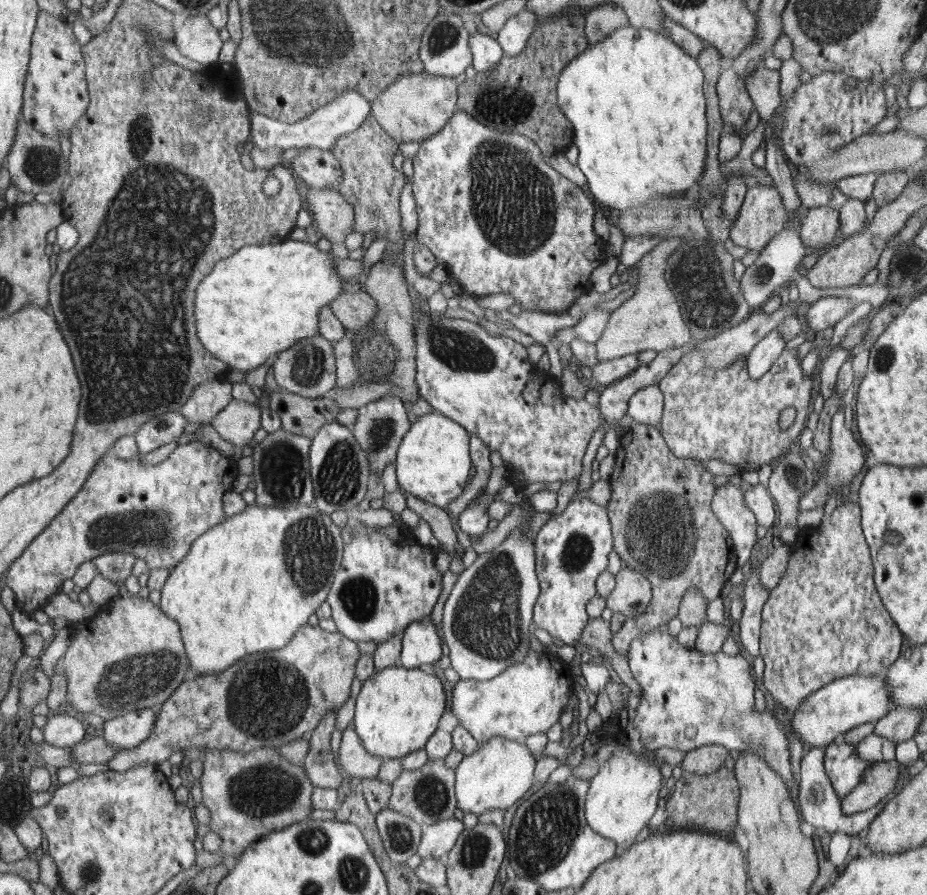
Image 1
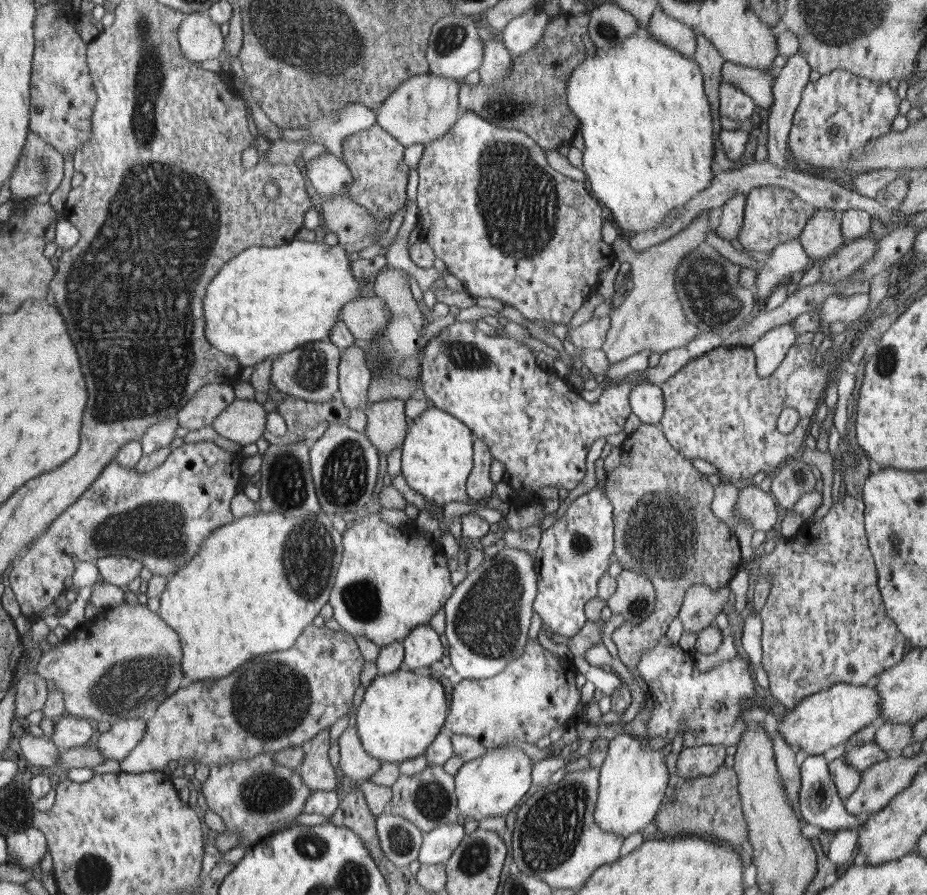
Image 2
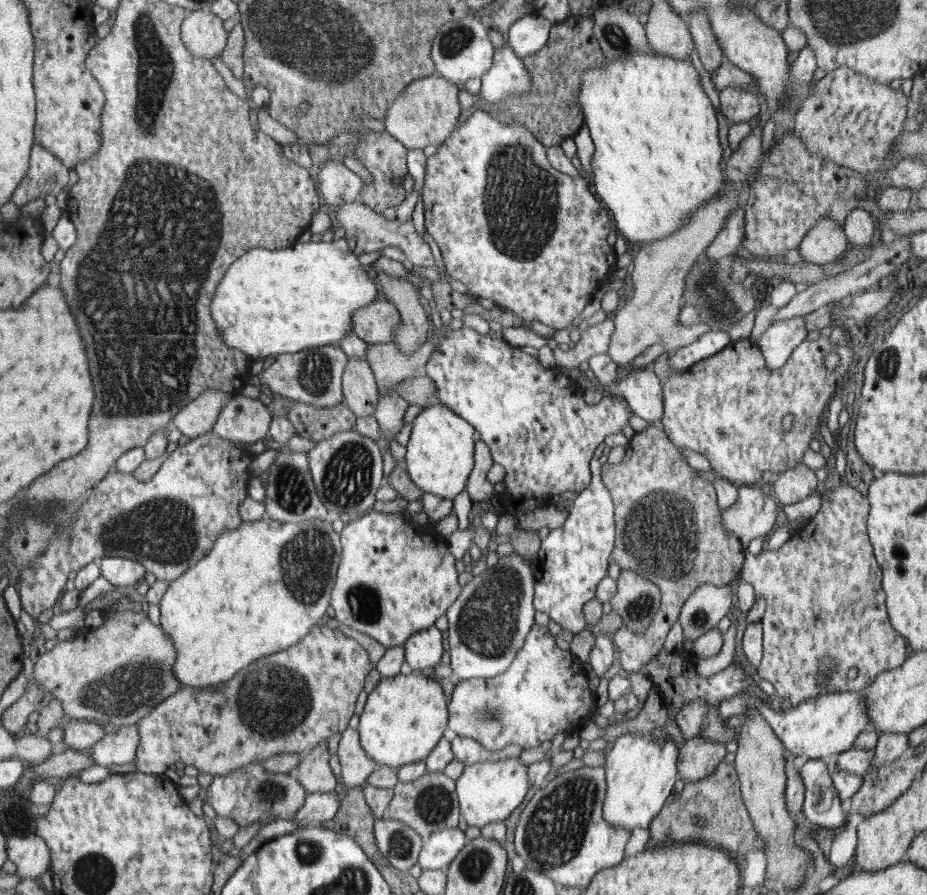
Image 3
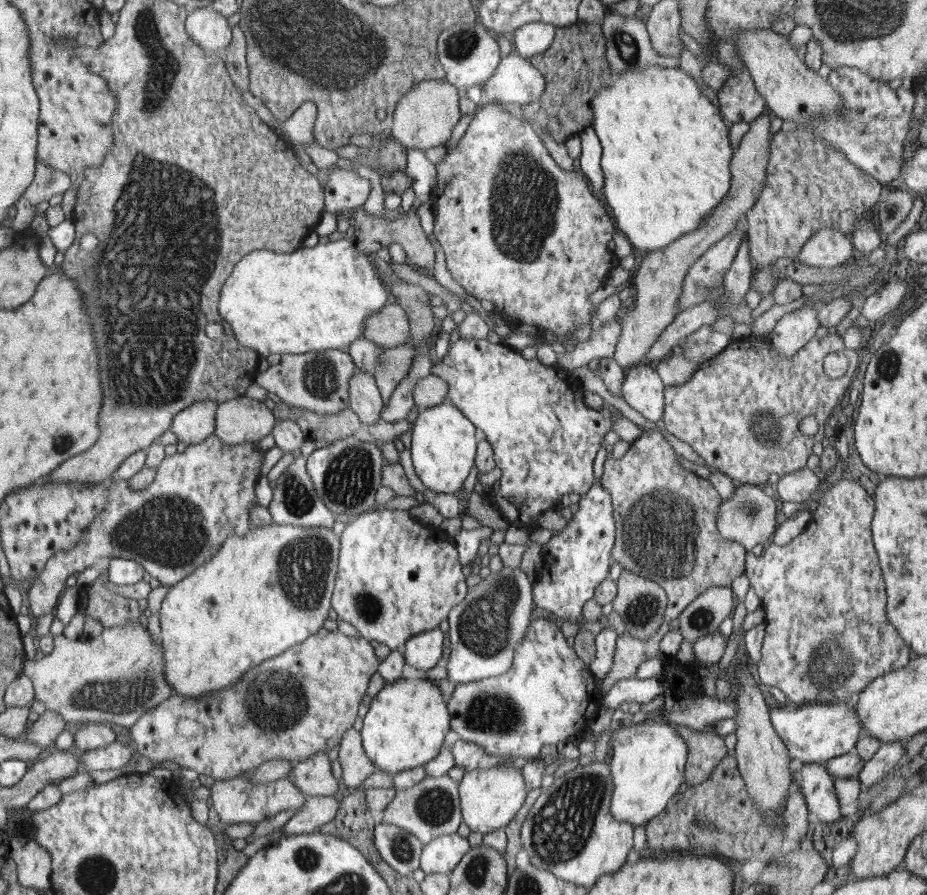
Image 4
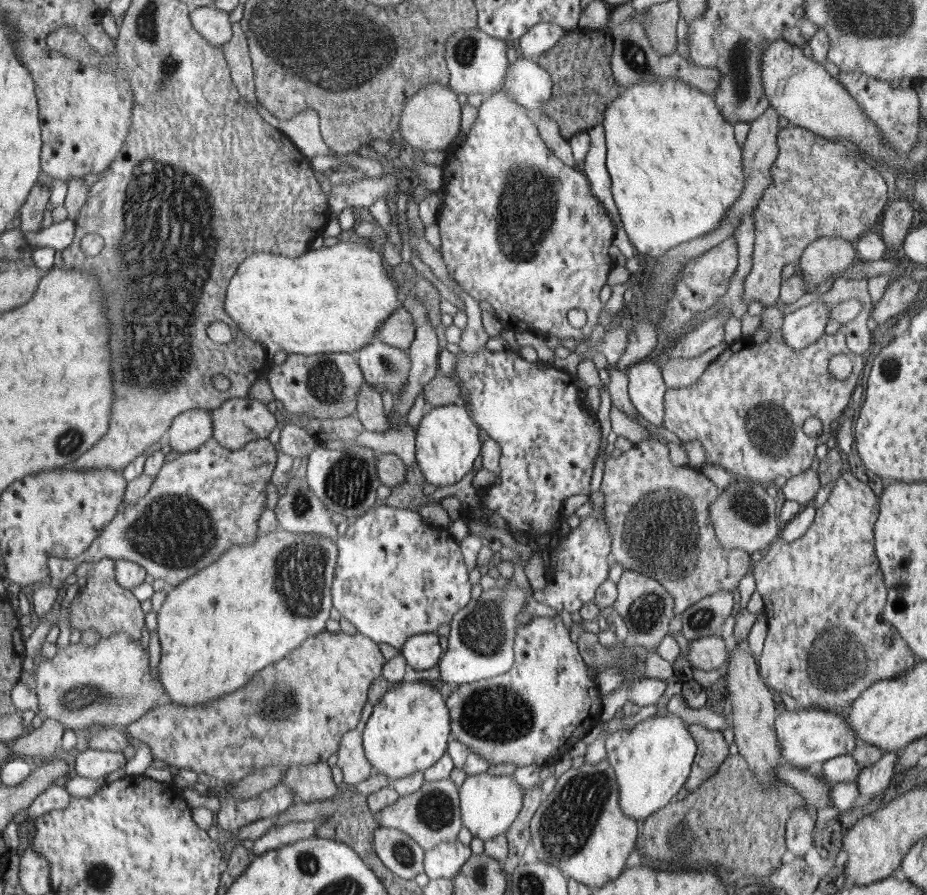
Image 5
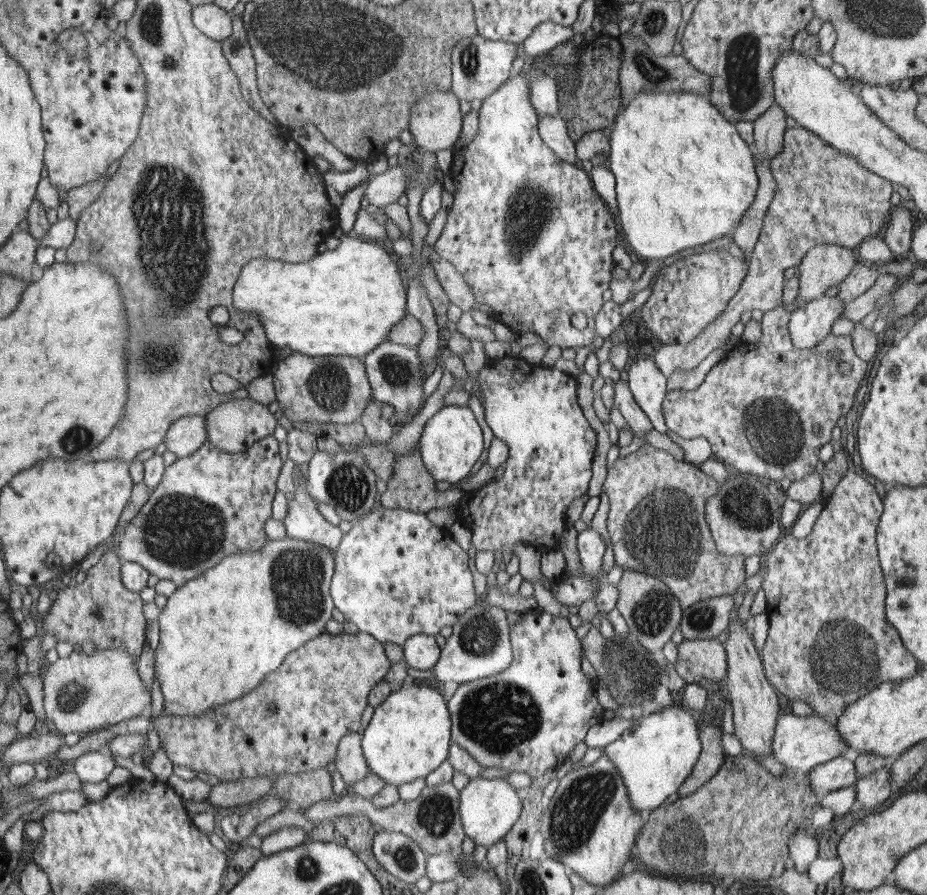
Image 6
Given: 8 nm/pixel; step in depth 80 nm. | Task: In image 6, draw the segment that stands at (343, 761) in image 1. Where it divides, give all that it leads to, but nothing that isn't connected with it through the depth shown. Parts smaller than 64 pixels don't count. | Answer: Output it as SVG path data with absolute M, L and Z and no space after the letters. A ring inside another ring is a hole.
M357 732L348 733L342 737L337 746L335 760L336 771L342 776L346 784L364 780L370 770L361 747L361 735Z

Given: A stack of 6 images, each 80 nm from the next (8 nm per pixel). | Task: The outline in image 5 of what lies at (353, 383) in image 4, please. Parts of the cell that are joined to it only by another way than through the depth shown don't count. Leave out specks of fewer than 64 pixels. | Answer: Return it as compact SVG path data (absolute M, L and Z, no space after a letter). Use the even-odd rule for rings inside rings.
M366 383L357 394L357 417L365 430L384 433L391 428L391 422L383 411L381 393Z

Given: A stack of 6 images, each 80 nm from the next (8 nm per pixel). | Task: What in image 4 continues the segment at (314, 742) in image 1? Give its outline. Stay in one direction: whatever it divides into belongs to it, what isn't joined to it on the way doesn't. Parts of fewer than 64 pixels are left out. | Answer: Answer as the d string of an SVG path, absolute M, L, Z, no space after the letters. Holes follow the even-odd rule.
M318 752L315 756L293 764L290 780L308 797L330 796L338 792L338 780L331 772L331 762L326 752Z

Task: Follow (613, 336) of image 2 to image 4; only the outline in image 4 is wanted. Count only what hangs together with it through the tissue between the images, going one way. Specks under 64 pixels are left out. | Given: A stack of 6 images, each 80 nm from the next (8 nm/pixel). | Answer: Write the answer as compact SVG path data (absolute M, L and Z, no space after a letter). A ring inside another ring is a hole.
M762 114L756 117L751 123L748 132L742 137L738 149L734 151L734 157L730 161L730 172L732 173L732 182L729 193L726 198L722 199L721 204L711 212L710 216L705 218L705 222L700 228L677 238L664 248L647 252L647 256L640 262L640 267L632 273L630 287L633 296L636 296L634 308L628 311L628 315L618 317L618 321L622 325L623 331L618 339L613 359L623 368L630 367L638 362L643 362L647 352L655 345L659 336L666 330L671 329L671 322L678 314L677 302L682 294L682 285L686 273L690 270L693 262L696 262L708 248L714 246L722 237L732 232L737 225L743 223L743 219L747 212L754 206L756 199L759 198L761 190L764 188L767 176L768 161L770 161L770 146L772 134L770 133L770 121L774 115Z

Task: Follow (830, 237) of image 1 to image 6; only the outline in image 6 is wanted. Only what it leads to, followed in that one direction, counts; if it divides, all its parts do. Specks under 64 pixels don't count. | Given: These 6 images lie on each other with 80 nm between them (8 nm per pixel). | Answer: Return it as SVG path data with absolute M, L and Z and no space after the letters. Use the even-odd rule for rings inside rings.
M817 244L804 255L797 268L800 289L798 300L783 303L782 307L792 313L799 306L823 297L828 288L839 286L858 261L856 249L837 244Z

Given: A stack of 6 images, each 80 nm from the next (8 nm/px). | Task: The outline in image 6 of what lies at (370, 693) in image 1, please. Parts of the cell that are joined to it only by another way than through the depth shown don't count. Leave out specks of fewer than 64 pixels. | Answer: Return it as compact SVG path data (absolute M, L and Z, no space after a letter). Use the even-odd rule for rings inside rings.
M414 684L391 692L386 700L373 710L369 725L361 735L361 747L370 772L382 778L386 784L398 787L410 784L417 778L428 777L449 757L452 743L451 730L451 714L443 695L438 689Z

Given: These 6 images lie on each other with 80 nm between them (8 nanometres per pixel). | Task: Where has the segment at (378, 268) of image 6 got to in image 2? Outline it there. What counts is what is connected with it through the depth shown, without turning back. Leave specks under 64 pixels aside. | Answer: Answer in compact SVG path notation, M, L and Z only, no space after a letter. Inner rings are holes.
M295 240L282 246L260 247L252 246L247 248L242 253L238 254L238 258L234 258L230 262L230 266L226 266L226 270L222 270L222 274L218 274L218 278L214 278L214 286L210 286L210 298L206 298L206 318L210 318L210 338L211 345L214 345L218 350L221 350L224 355L234 355L242 367L256 366L259 362L268 359L268 356L278 356L284 353L292 352L298 349L299 346L307 344L307 342L316 342L322 338L330 336L332 326L338 322L340 312L343 312L343 306L349 304L350 301L360 297L360 291L366 286L362 286L358 282L356 276L353 275L352 264L346 256L344 247L340 245L329 246L324 242L309 242L303 240Z

